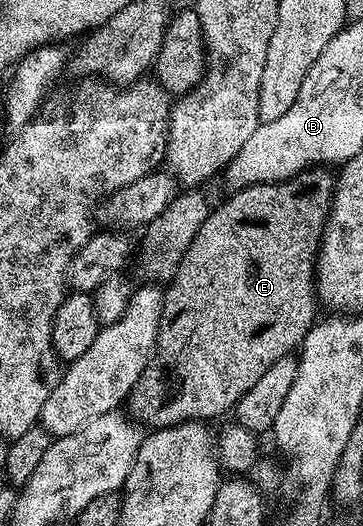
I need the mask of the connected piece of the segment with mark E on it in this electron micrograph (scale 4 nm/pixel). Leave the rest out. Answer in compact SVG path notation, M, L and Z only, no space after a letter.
M325 166L312 167L279 183L257 183L251 187L235 190L232 194L234 196L227 203L222 203L219 207L217 205L211 210L203 227L192 241L192 245L188 246L187 252L180 256L180 262L172 275L174 280L171 281L170 288L168 286L165 288L162 316L158 326L156 354L153 356L152 365L146 368L146 372L138 378L137 385L130 390L128 408L130 407L131 412L129 411L129 414L139 424L150 429L175 427L181 423L211 421L210 419L224 414L225 411L233 412L240 399L252 389L252 385L255 385L256 381L259 381L260 377L263 377L276 361L291 354L295 349L301 348L302 342L306 340L306 335L313 329L319 318L320 307L316 302L318 250L322 248L322 234L326 228L326 219L330 216L330 208L334 206L335 182L336 175L333 170L327 169Z

